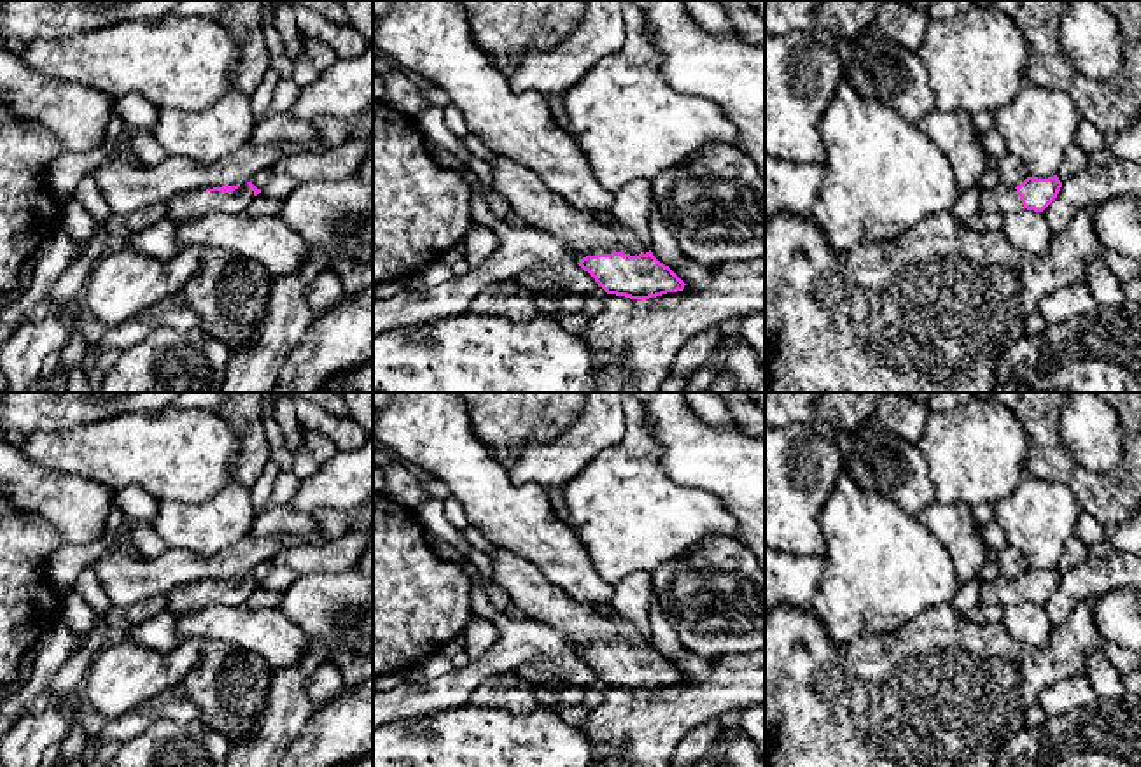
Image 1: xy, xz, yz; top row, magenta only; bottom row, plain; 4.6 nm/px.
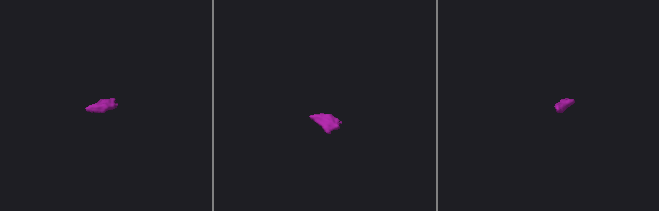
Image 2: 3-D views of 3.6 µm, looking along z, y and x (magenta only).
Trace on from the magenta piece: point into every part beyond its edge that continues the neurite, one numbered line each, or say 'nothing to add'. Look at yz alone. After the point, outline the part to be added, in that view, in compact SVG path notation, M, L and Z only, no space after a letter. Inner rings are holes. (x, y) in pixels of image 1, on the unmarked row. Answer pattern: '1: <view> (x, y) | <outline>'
1: yz (1003, 592) | M999 574L994 581L982 585L976 606L999 606L1006 609L1022 601L1017 581Z

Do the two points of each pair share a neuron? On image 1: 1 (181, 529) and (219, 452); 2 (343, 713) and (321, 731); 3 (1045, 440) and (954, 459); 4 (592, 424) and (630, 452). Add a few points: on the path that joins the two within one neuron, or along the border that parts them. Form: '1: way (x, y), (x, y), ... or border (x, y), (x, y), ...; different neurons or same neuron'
1: border (228, 482), (210, 498), (198, 503), (160, 503); different neurons
2: way (338, 718), (326, 731); same neuron
3: border (1012, 410), (1028, 440), (1028, 475); different neurons
4: border (623, 410), (623, 436), (585, 466); different neurons

